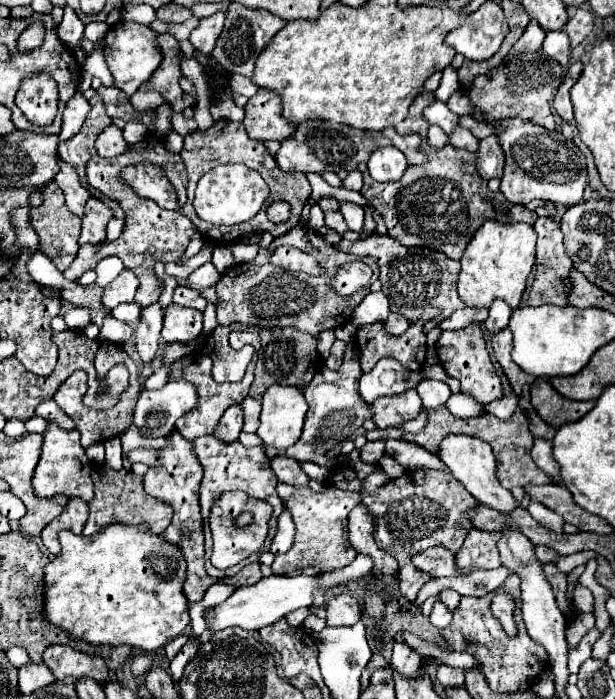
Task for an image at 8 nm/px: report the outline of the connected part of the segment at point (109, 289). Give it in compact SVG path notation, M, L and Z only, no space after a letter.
M123 269L117 279L113 279L109 285L105 285L103 295L101 295L103 307L107 311L111 311L113 307L117 307L121 303L131 303L137 287L139 287L137 277L129 269Z

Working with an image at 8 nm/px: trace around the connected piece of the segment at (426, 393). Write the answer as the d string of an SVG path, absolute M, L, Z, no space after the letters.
M425 379L417 385L417 393L423 399L423 407L425 409L437 409L441 405L447 403L451 389L447 383L443 381L435 381L435 379Z

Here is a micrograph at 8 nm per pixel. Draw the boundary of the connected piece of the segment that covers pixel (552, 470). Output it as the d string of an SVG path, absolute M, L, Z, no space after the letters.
M535 439L531 449L531 457L536 465L549 475L551 483L555 483L555 485L561 483L559 463L553 459L552 441Z

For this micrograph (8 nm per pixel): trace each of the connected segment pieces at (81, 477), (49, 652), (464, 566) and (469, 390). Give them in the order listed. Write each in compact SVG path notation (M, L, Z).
M49 423L45 431L45 443L41 459L33 473L33 489L37 497L81 497L85 501L93 499L93 481L91 481L91 463L85 455L85 449L79 445L79 431L65 431L53 423Z
M49 645L43 653L45 665L53 671L55 679L65 677L91 677L97 683L105 683L109 667L99 655L85 655L69 645Z
M471 529L465 537L463 547L457 553L457 567L463 575L477 569L497 569L501 567L497 539L499 531L479 531Z
M469 325L469 327L459 329L459 331L443 331L439 341L437 341L437 357L439 357L441 367L447 371L447 375L459 379L461 391L471 395L475 401L487 405L487 403L503 397L501 379L497 377L495 367L489 359L483 331L479 325Z

